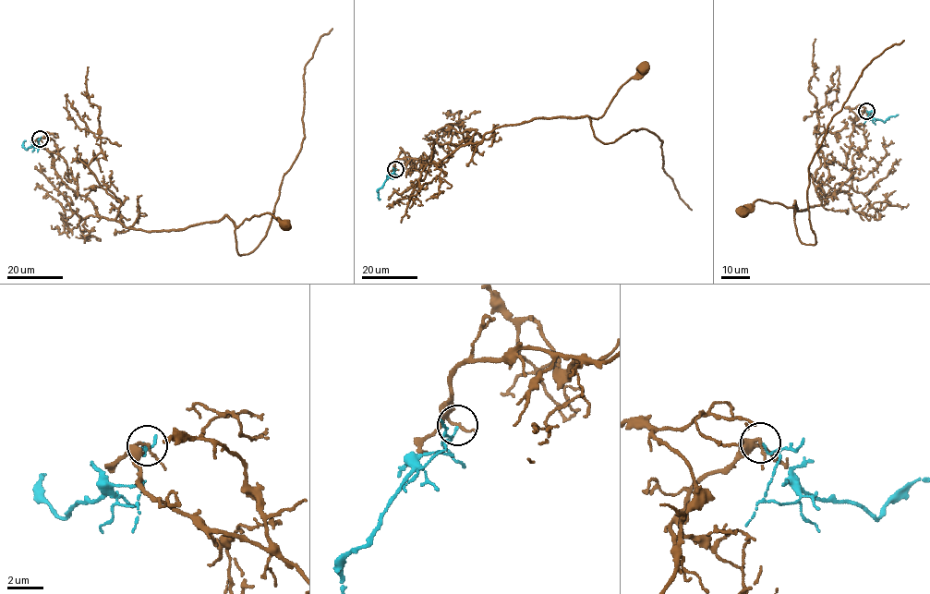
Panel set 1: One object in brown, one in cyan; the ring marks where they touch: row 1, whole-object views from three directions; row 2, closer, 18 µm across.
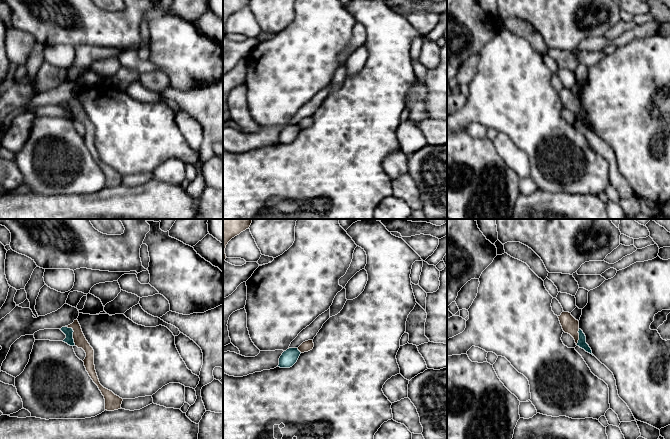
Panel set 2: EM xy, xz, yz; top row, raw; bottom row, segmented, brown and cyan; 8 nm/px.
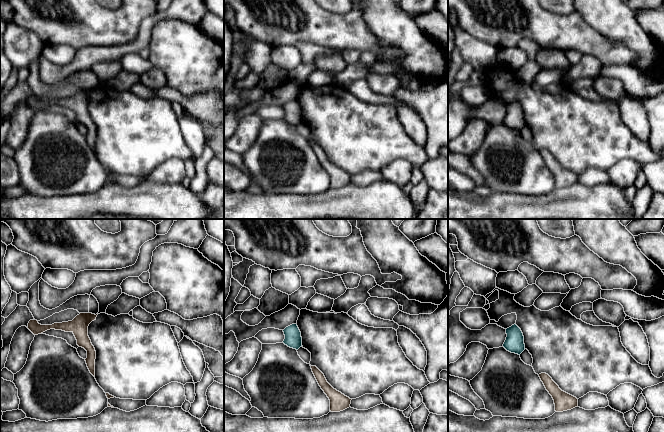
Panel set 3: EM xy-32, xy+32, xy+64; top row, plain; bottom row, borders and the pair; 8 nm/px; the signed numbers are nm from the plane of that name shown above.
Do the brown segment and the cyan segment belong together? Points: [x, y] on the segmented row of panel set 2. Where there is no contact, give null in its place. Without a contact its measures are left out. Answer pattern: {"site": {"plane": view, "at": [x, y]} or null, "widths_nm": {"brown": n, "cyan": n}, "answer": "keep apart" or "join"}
{"site": {"plane": "xy", "at": [73, 334]}, "widths_nm": {"brown": 100, "cyan": 70}, "answer": "join"}

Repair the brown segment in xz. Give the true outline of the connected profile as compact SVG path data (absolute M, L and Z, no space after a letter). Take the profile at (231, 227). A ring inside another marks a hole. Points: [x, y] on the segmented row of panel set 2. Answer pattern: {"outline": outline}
{"outline": "M223 219L223 260L226 259L225 248L228 242L249 229L253 219Z"}

